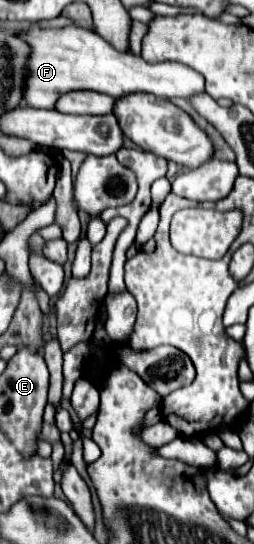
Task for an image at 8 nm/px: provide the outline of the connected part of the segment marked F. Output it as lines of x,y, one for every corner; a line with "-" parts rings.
68,25
62,29
24,29
16,35
30,47
30,55
26,61
26,81
22,91
24,103
30,107
52,109
58,95
76,89
106,93
114,99
136,91
154,93
164,99
190,99
190,95
204,91
204,79
198,71
178,63
150,65
138,55
116,51
96,31
80,29
76,25

